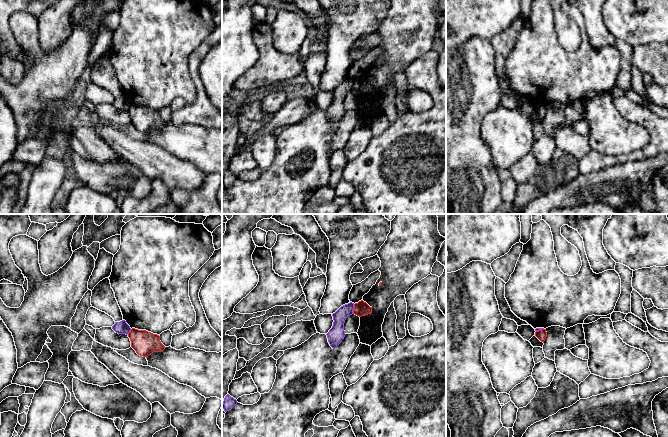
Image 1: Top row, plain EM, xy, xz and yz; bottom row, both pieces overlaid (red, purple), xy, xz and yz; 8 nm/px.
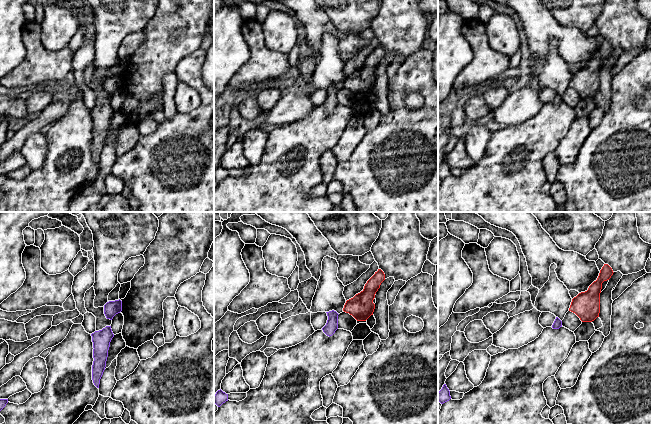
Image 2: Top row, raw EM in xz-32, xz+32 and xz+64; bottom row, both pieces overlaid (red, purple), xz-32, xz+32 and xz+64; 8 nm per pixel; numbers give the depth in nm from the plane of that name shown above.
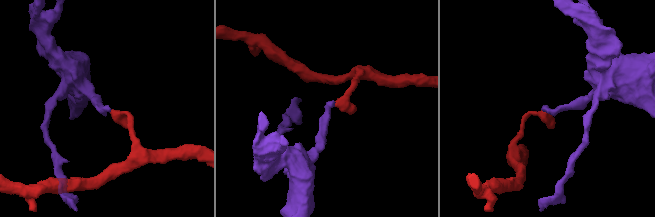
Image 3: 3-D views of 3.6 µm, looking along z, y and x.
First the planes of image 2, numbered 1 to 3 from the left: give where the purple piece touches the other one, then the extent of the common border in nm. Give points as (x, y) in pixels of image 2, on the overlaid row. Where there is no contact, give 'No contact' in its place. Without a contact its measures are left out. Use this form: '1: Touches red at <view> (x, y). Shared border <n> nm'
1: No contact
2: No contact
3: No contact

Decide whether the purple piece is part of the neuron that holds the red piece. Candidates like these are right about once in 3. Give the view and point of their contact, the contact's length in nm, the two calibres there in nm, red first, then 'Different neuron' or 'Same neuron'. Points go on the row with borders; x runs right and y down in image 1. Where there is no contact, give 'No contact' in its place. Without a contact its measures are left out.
Touches red at xz (353, 309). Shared border 80 nm. Thickness 120 nm (red) against 140 nm. Different neuron

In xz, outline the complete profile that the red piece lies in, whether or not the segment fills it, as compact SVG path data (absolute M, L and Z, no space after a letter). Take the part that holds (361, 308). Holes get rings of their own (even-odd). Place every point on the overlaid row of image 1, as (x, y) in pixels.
M363 300L359 301L358 303L354 304L353 314L361 317L372 313L372 307L370 307L366 302Z

